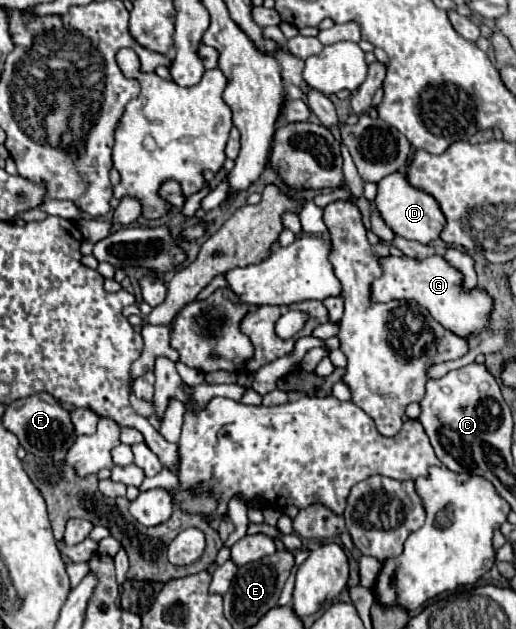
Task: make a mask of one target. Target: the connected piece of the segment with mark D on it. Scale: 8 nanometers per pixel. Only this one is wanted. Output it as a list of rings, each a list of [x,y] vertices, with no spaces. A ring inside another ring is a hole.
[[[408,163],[400,171],[380,179],[378,195],[376,195],[376,199],[372,203],[376,205],[376,209],[382,215],[384,223],[396,235],[400,235],[404,239],[420,241],[424,245],[428,245],[430,241],[438,239],[440,231],[446,225],[444,213],[440,211],[440,205],[436,203],[436,199],[432,199],[432,195],[428,195],[426,191],[420,191],[418,187],[412,187],[412,183],[408,183]]]

